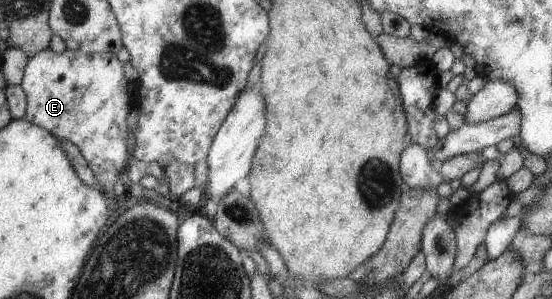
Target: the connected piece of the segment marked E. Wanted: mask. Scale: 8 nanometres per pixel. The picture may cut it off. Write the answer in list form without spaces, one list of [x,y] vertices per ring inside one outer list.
[[[49,48],[38,51],[26,61],[20,87],[26,96],[26,109],[23,118],[28,123],[45,128],[58,140],[65,140],[75,145],[88,168],[92,171],[98,183],[102,183],[102,190],[110,191],[114,181],[122,177],[126,171],[128,161],[128,93],[126,93],[126,79],[122,75],[122,63],[115,54],[94,53],[82,55],[82,52],[65,49],[62,53],[54,53]]]

